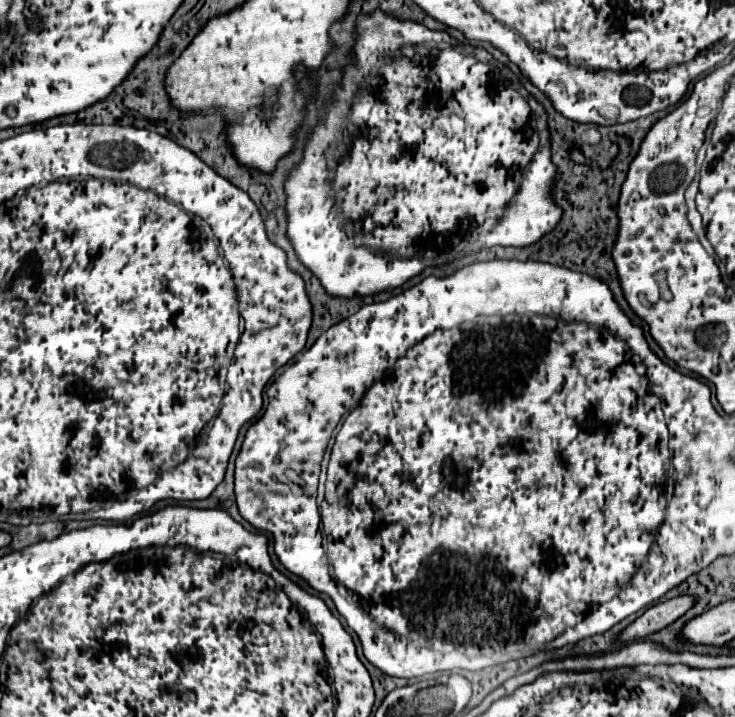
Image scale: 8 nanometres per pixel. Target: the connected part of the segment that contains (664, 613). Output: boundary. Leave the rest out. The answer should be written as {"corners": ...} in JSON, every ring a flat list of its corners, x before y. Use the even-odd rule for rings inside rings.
{"corners":[[679,595,679,597,673,597,669,601,649,607,633,625,629,625,621,633,621,639,633,641,637,637,645,637,649,633,655,633,655,631,667,627,669,623,679,619,679,615,685,615,687,609,691,609,691,605,695,605,695,601,697,601,697,597,693,597,693,595]]}

